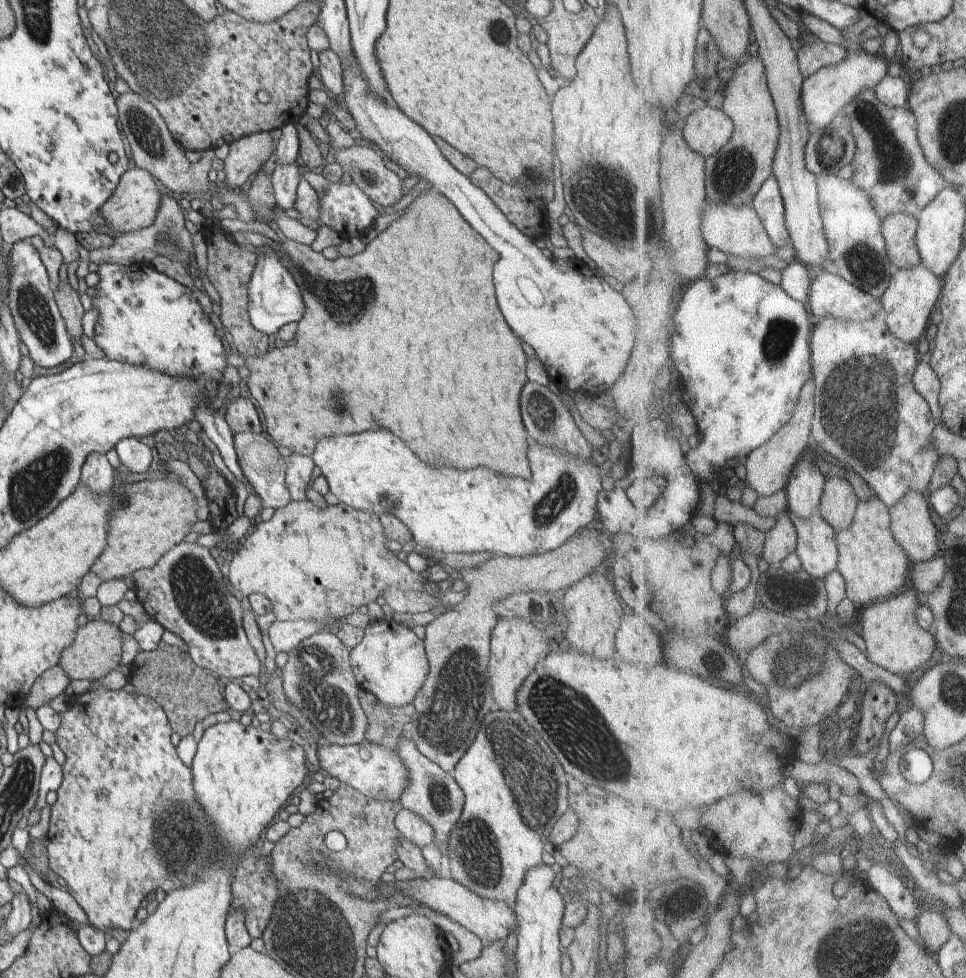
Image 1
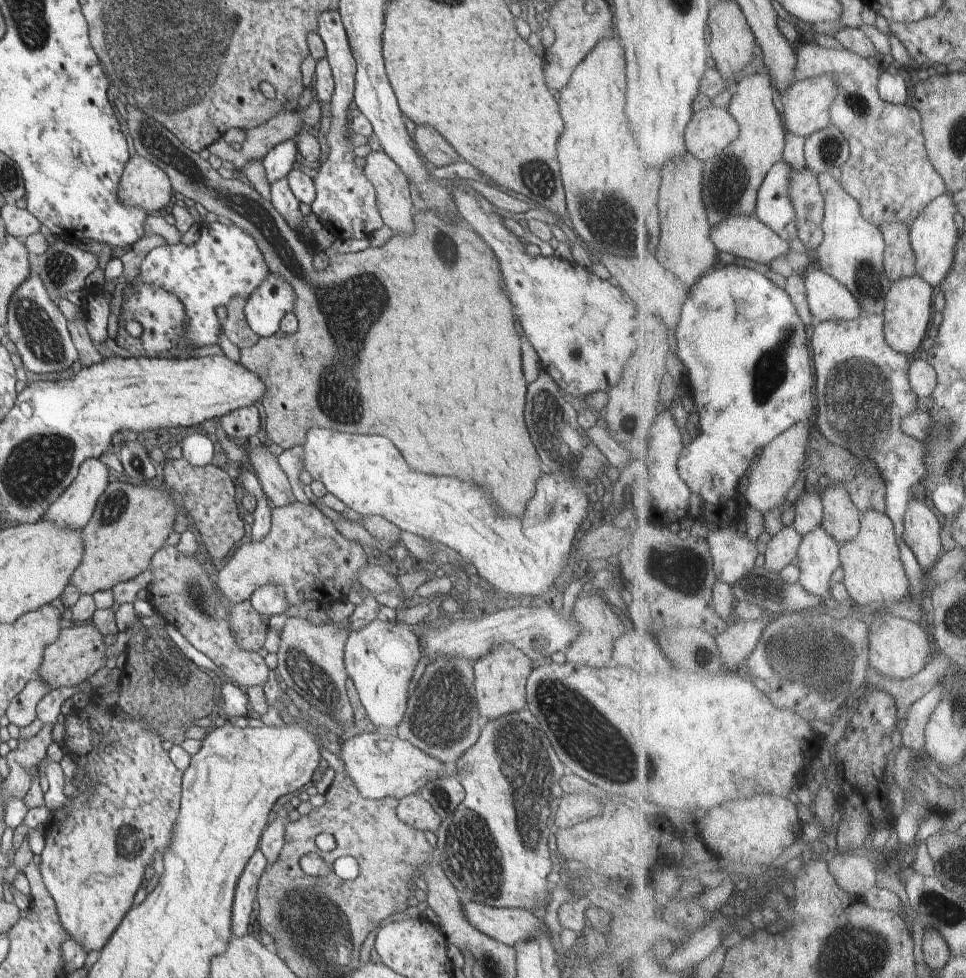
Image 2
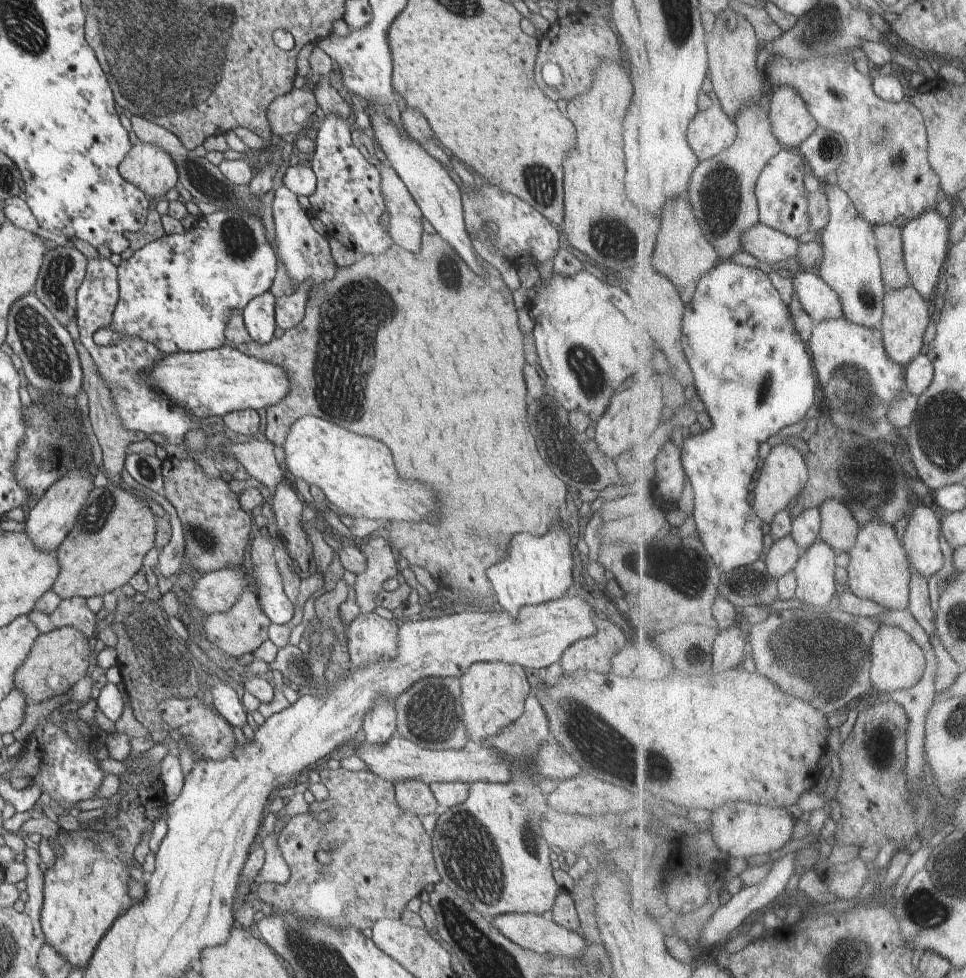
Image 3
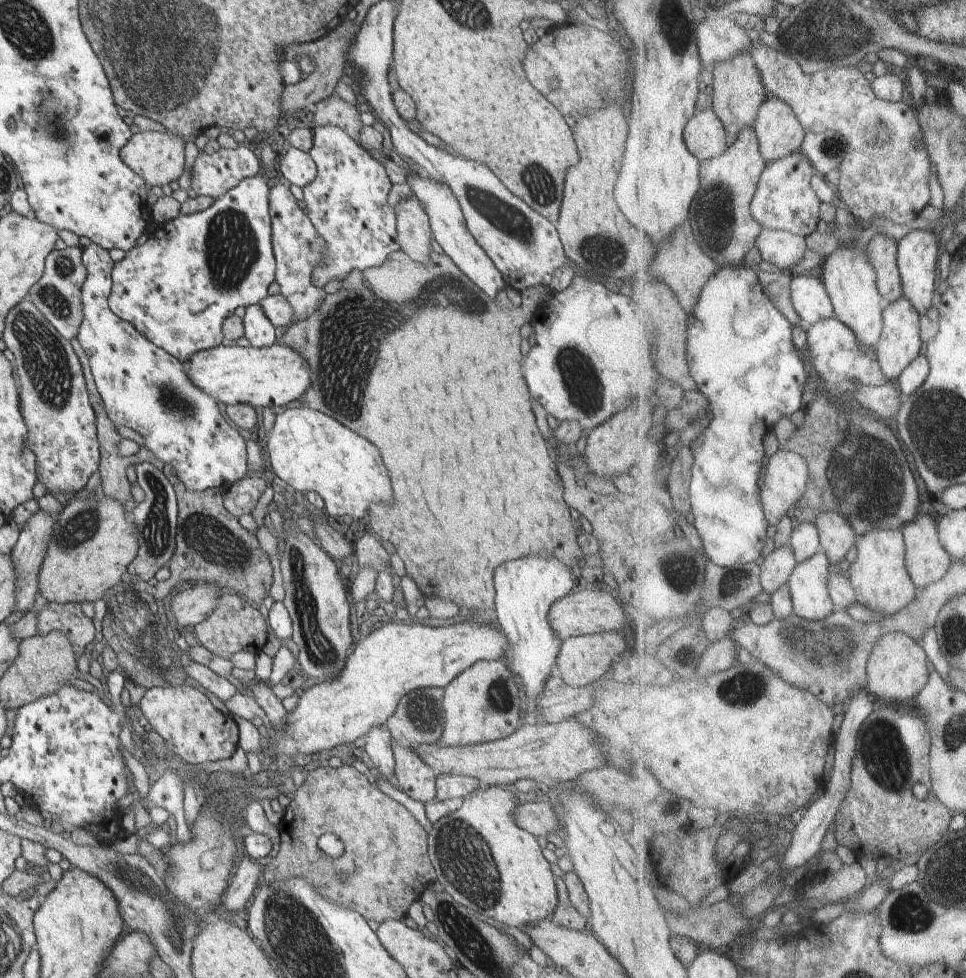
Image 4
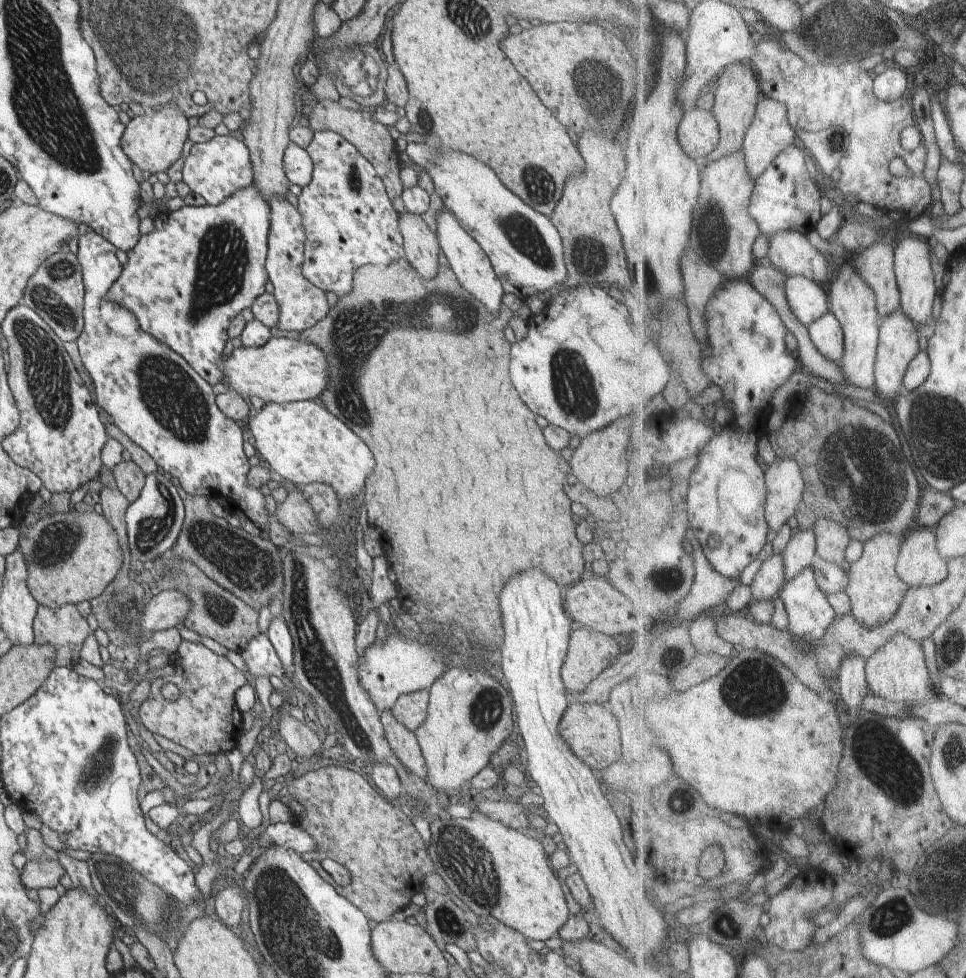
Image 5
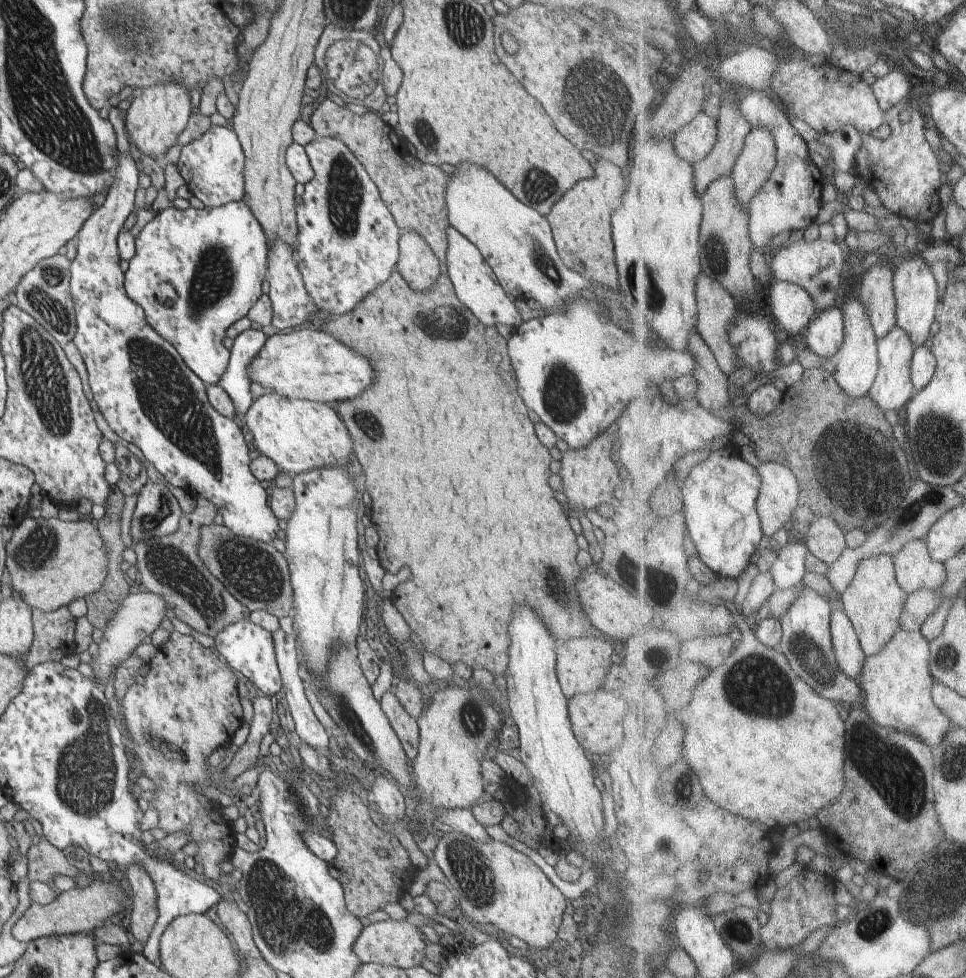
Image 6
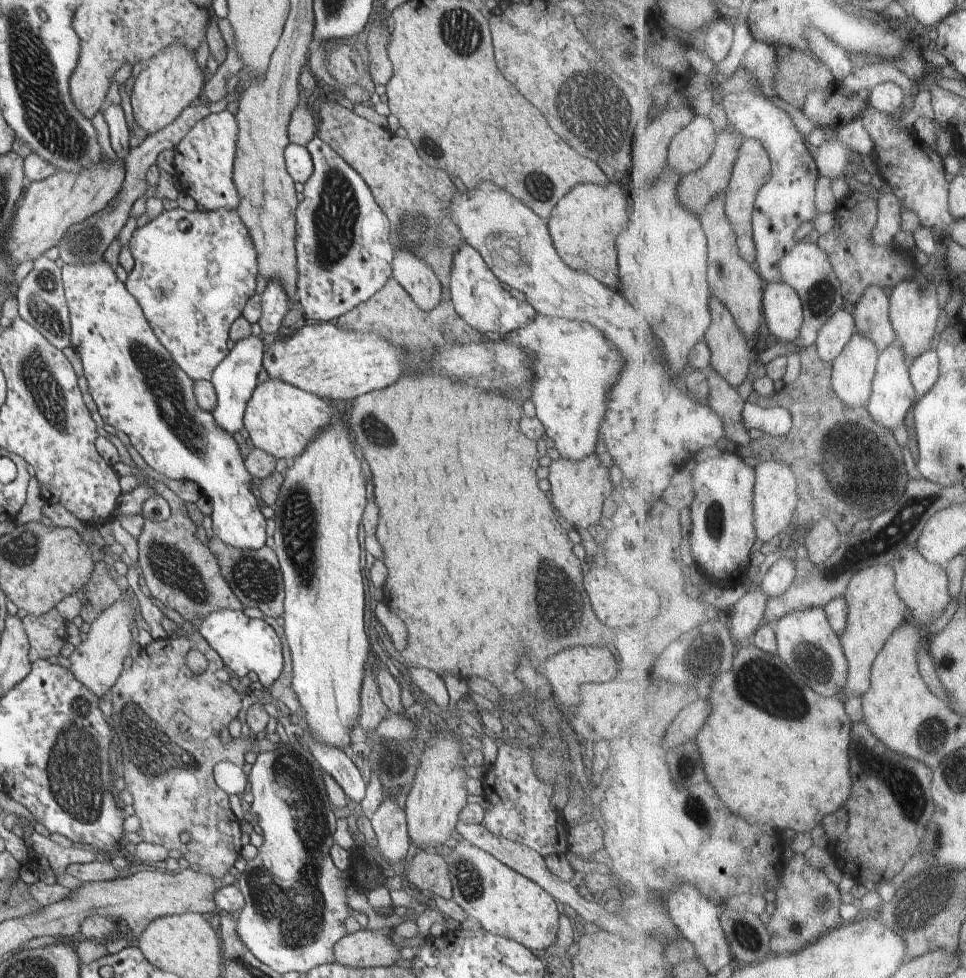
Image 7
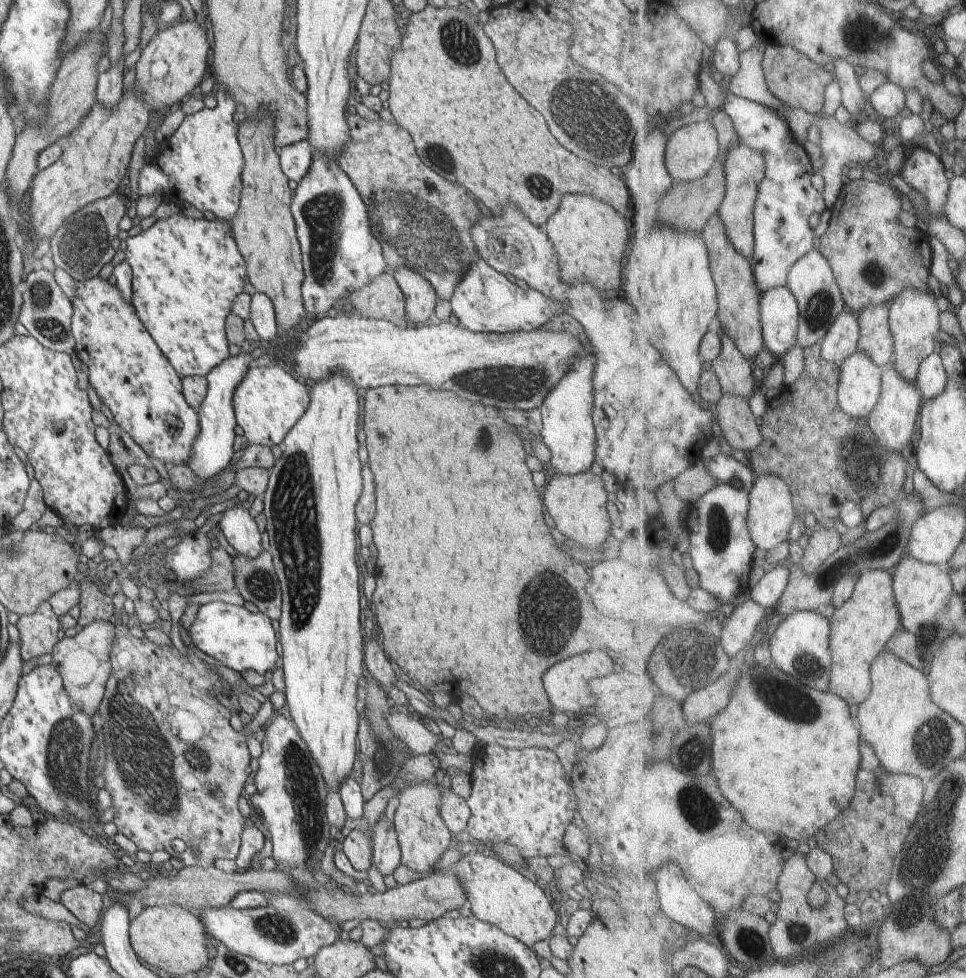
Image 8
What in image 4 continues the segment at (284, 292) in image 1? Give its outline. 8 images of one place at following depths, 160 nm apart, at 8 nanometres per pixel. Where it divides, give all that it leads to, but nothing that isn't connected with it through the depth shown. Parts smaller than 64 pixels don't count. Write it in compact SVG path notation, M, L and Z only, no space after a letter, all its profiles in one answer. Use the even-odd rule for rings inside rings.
M253 304L245 308L243 318L245 337L252 347L266 348L276 343L275 326L270 322L261 304Z

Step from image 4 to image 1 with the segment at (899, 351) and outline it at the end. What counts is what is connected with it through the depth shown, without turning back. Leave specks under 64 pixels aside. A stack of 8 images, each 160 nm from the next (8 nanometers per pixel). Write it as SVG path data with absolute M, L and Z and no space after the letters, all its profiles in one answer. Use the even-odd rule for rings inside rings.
M925 263L916 267L900 268L893 278L891 288L883 296L884 317L892 333L906 342L918 343L922 336L926 336L933 322L933 315L940 305L944 288L944 278L940 278Z

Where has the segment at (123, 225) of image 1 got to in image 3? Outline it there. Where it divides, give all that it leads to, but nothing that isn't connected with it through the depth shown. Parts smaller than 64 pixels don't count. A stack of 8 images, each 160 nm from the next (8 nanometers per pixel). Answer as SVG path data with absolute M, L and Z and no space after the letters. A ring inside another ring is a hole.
M142 142L131 146L120 162L119 172L124 180L140 188L153 202L164 197L179 181L174 160L162 148Z

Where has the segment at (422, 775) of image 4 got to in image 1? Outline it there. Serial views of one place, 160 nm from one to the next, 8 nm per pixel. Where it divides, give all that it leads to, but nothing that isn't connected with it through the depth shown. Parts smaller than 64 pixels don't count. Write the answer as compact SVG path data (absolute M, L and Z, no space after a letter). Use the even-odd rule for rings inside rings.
M402 808L395 817L395 826L403 839L411 841L422 849L435 839L434 828L418 814Z

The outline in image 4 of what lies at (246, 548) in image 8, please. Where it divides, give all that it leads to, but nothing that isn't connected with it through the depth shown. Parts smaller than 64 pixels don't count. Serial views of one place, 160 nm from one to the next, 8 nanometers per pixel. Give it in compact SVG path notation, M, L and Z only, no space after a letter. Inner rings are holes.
M92 243L82 251L87 277L81 288L83 319L76 337L88 355L98 392L110 420L117 427L127 426L141 434L146 440L146 448L166 465L171 464L188 490L202 492L220 487L226 491L231 484L243 479L248 471L246 440L220 414L217 400L205 395L191 383L181 360L151 343L133 324L118 318L111 311L109 296L113 287L115 262L109 250Z

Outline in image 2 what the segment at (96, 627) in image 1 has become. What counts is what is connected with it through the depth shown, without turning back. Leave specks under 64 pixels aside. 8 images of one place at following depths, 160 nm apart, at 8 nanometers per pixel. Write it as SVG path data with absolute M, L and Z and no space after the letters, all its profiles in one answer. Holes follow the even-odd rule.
M91 622L60 630L58 640L44 648L37 677L52 689L76 687L106 665L106 644L102 637L104 636Z

